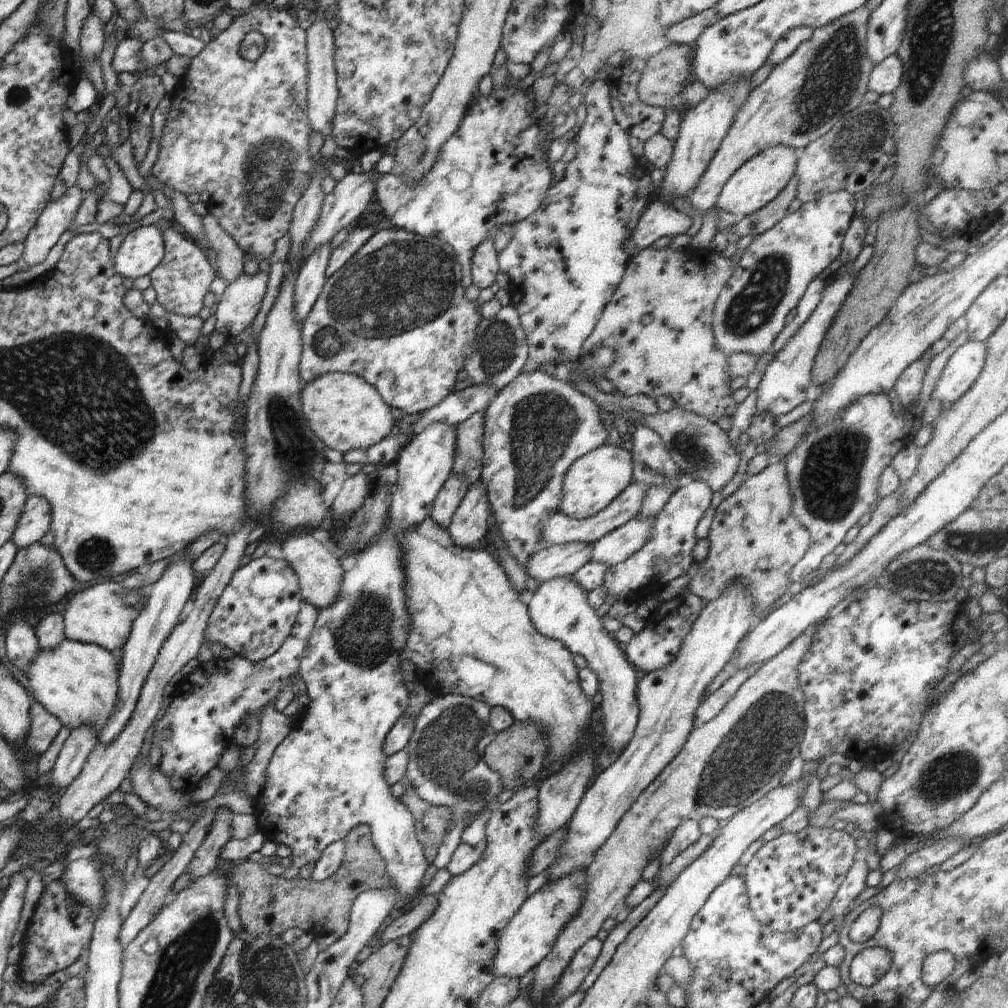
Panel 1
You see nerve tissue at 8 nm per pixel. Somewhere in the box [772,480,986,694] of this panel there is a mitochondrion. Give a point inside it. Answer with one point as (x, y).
(922, 577)

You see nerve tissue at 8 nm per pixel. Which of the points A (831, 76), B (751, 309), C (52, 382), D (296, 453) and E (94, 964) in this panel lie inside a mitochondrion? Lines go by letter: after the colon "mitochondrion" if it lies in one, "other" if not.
A: mitochondrion
B: mitochondrion
C: mitochondrion
D: mitochondrion
E: other

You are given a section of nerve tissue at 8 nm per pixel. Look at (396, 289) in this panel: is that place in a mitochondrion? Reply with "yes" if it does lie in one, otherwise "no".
yes

